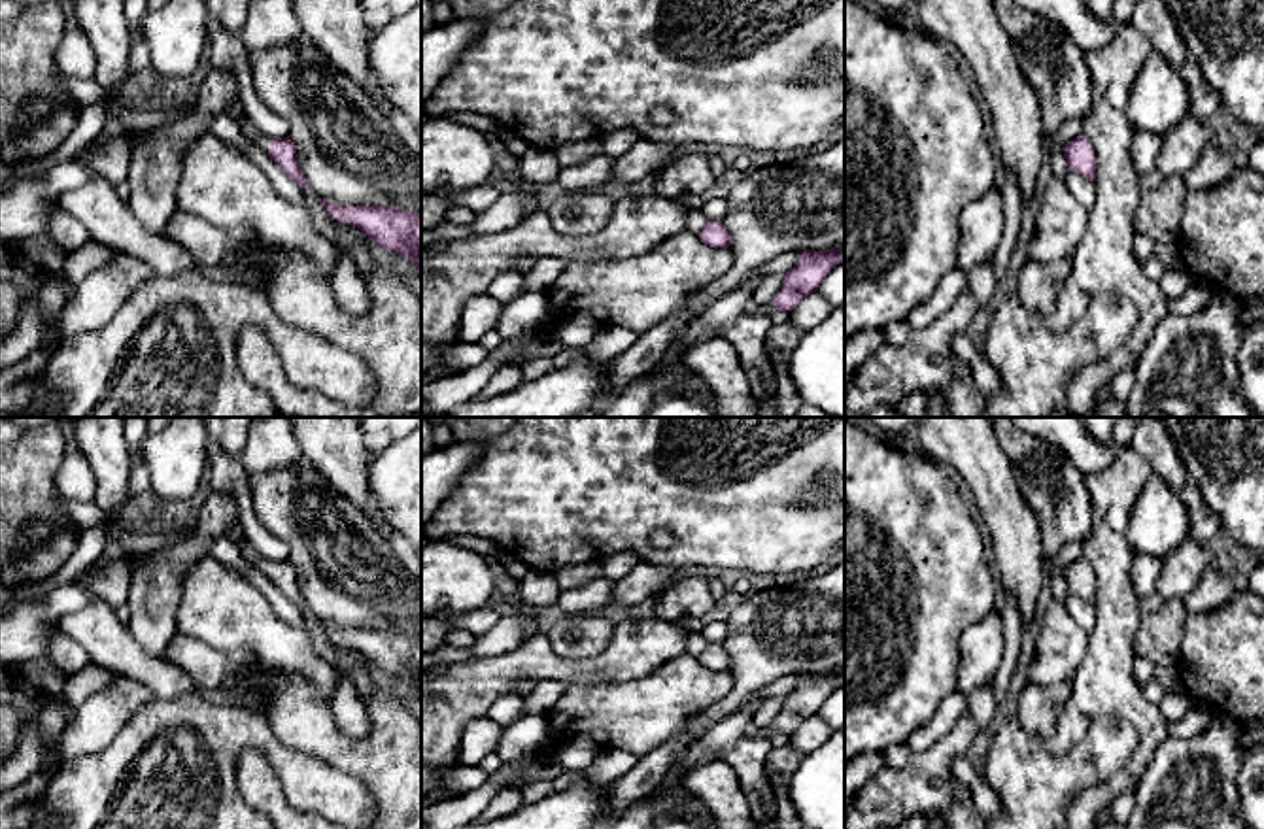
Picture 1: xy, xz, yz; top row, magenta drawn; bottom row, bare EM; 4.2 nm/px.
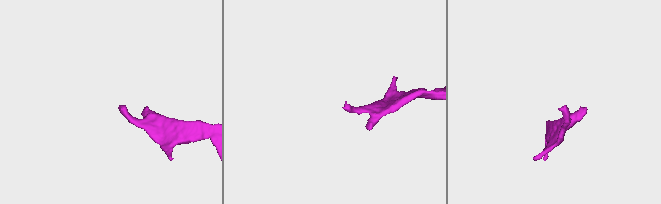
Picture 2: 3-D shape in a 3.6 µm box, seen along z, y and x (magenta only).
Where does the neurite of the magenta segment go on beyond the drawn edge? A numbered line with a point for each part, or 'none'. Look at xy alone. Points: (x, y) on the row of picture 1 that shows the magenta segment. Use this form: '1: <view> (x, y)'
1: xy (248, 127)

